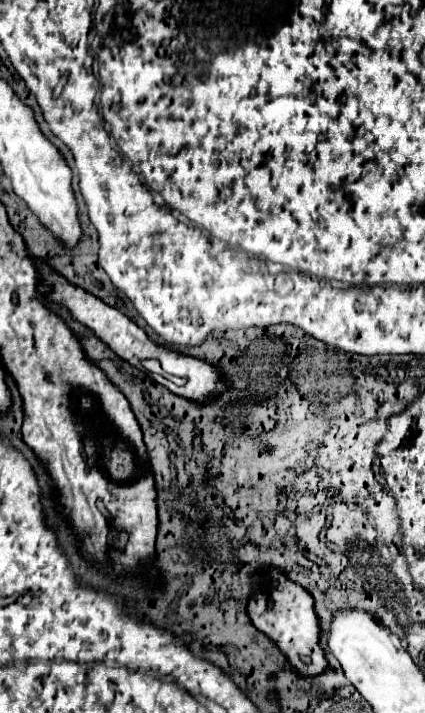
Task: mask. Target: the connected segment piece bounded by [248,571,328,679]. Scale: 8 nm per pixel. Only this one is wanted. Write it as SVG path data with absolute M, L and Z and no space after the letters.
M270 571L270 581L272 581L272 591L256 593L248 603L248 613L252 623L280 647L282 655L288 659L288 663L292 665L292 669L300 679L324 673L328 669L328 659L320 647L322 629L320 629L320 619L314 611L312 595L300 585L288 581L280 571Z

